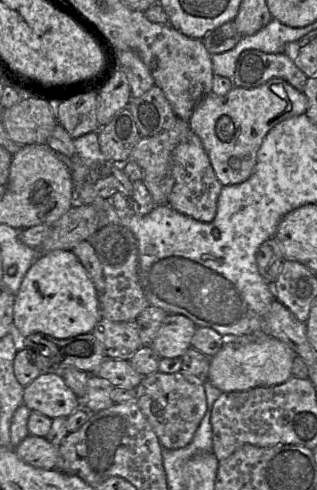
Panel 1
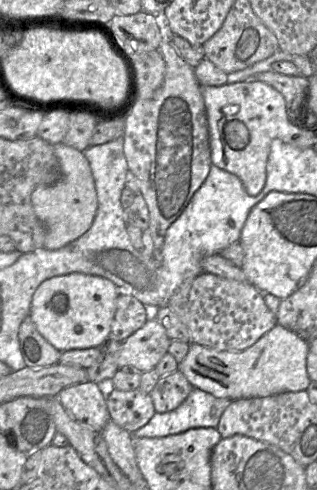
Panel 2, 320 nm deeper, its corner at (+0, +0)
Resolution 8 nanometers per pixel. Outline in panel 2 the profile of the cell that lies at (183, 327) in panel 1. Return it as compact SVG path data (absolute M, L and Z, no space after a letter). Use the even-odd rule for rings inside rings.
M152 313L146 323L118 345L118 369L129 367L143 373L153 370L168 353L171 340Z

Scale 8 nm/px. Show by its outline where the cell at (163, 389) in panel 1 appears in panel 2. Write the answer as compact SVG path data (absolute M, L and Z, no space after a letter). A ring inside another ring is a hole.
M178 369L160 377L150 392L156 413L166 413L179 407L194 389Z

